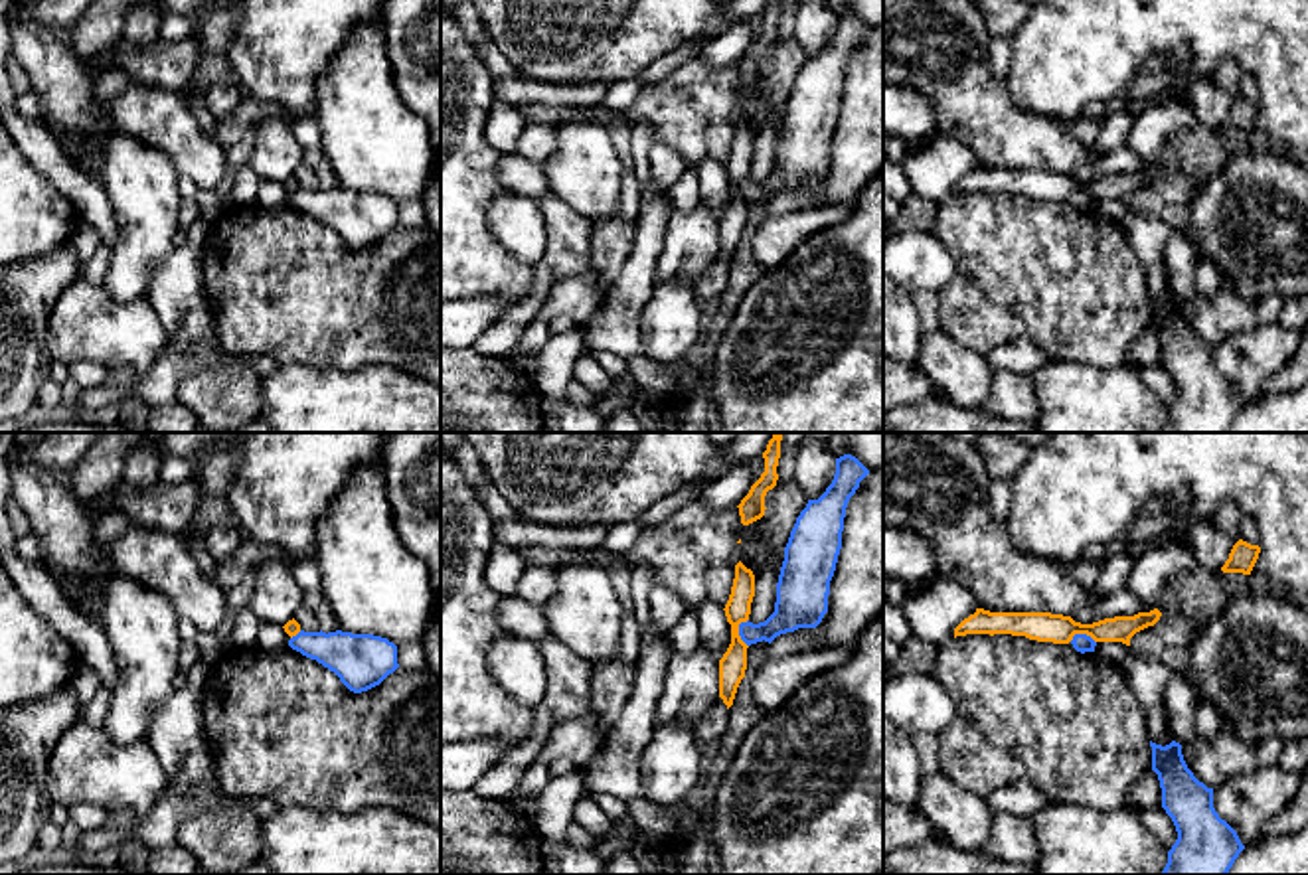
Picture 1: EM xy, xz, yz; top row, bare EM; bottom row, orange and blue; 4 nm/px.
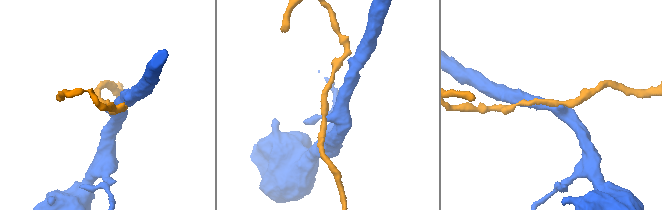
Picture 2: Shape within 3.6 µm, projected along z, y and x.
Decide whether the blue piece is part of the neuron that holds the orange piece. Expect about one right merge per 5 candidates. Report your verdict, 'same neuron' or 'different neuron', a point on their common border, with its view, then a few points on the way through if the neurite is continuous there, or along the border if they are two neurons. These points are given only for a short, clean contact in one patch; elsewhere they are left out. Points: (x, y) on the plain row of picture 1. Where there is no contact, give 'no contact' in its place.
different neuron; meets orange in xz at (737, 190); border along xz (747, 176), (739, 182), (739, 196), (747, 204)

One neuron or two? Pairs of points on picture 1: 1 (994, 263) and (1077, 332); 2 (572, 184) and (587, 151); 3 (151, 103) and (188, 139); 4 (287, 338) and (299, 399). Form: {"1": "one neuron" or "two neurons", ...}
{"1": "one neuron", "2": "one neuron", "3": "one neuron", "4": "two neurons"}

